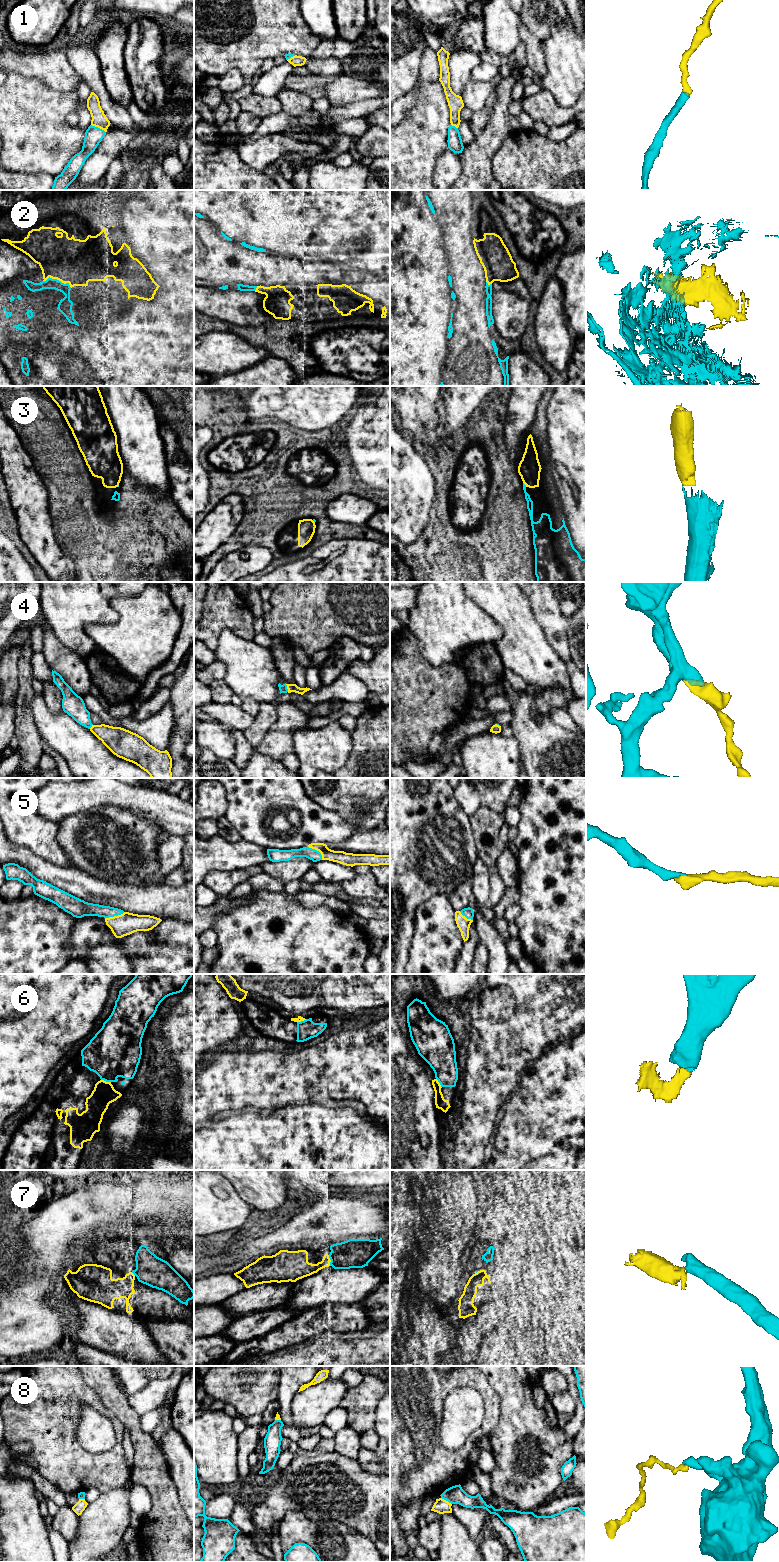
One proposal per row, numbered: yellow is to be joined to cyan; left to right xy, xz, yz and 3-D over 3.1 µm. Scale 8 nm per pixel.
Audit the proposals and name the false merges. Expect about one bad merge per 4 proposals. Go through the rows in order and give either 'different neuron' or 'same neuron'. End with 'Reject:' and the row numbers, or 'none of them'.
1: same neuron
2: same neuron
3: same neuron
4: same neuron
5: same neuron
6: same neuron
7: different neuron
8: different neuron
Reject: 7, 8

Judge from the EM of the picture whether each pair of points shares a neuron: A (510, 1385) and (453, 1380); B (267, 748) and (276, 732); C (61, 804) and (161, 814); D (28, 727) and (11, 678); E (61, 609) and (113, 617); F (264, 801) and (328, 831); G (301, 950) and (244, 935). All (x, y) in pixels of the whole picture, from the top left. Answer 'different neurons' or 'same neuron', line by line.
A: different neurons
B: same neuron
C: same neuron
D: different neurons
E: same neuron
F: same neuron
G: same neuron

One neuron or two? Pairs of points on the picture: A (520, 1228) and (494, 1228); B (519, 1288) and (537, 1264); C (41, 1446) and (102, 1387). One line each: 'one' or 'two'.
A: two
B: two
C: two

